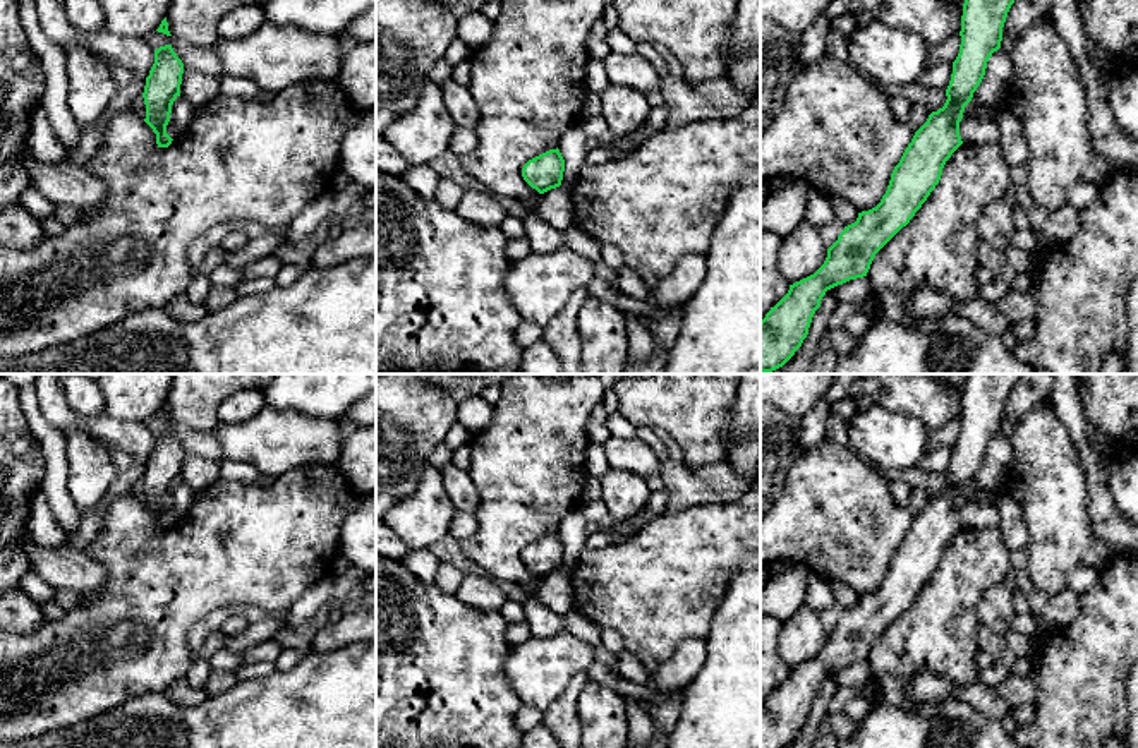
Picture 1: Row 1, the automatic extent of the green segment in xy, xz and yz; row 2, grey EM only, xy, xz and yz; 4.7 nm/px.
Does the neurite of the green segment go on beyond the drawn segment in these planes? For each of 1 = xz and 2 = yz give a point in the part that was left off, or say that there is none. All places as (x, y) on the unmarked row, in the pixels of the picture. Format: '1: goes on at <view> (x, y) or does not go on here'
1: does not go on here
2: does not go on here

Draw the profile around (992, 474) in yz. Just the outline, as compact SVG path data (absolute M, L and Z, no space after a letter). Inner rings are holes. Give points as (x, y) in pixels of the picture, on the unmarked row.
M999 432L989 443L985 460L977 475L973 477L972 486L984 492L996 492L997 489L1004 487L1011 460L1013 448L1009 436Z

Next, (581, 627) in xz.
M575 609L566 612L563 619L570 633L592 643L594 647L601 645L601 628L594 621L580 616Z

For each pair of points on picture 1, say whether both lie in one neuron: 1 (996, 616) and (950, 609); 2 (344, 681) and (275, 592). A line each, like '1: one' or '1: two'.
1: two
2: two

